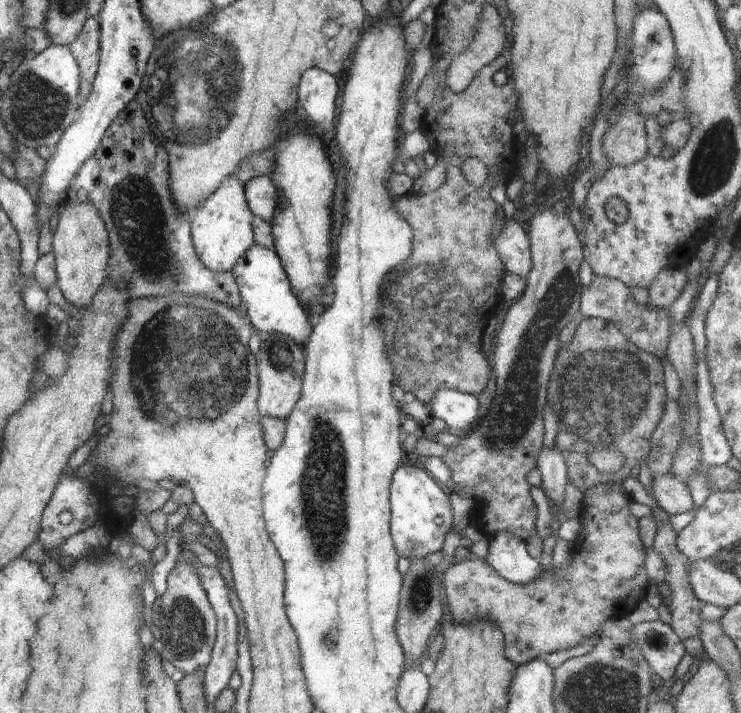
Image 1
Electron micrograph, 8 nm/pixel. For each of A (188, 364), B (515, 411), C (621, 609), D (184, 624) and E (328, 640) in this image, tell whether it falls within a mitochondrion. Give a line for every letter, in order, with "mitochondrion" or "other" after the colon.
A: mitochondrion
B: mitochondrion
C: other
D: mitochondrion
E: mitochondrion

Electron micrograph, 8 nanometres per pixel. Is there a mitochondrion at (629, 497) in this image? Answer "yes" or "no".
no

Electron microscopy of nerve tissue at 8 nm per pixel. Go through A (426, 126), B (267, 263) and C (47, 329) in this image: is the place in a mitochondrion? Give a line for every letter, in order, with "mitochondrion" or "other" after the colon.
A: other
B: other
C: other

